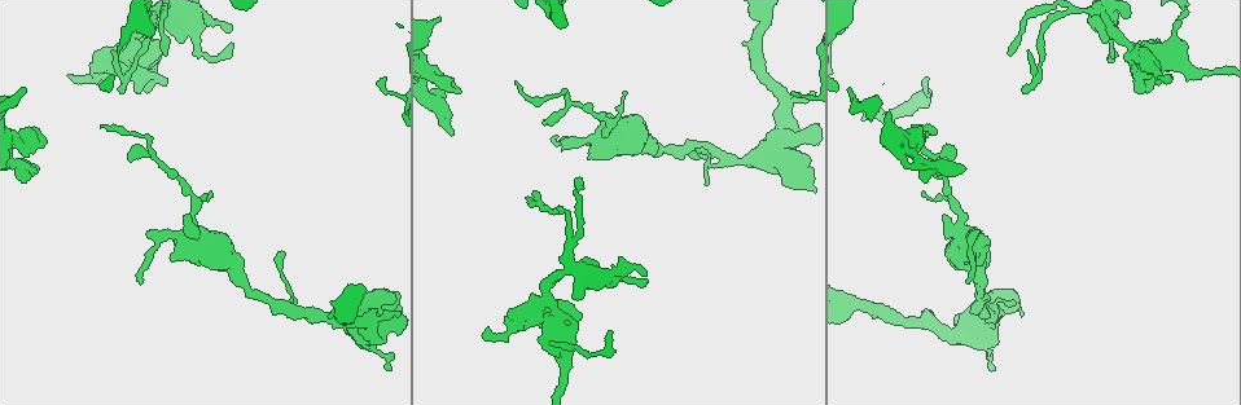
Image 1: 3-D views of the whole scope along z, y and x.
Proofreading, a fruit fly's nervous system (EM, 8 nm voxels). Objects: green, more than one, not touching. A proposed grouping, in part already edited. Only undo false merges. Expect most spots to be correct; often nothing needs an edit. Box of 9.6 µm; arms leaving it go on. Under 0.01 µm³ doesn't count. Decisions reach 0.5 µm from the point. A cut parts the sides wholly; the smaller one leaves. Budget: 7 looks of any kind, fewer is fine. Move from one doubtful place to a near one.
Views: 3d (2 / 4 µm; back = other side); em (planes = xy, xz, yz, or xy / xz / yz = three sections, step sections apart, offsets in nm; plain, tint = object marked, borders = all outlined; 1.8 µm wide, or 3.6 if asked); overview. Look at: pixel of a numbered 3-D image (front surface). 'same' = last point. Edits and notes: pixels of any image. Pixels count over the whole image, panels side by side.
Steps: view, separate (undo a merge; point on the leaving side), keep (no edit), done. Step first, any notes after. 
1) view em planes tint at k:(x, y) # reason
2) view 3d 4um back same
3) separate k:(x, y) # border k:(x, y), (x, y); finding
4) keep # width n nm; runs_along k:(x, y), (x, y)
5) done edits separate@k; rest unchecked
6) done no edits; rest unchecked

view 3d 4um at 1:(378, 311) # thick turns thin

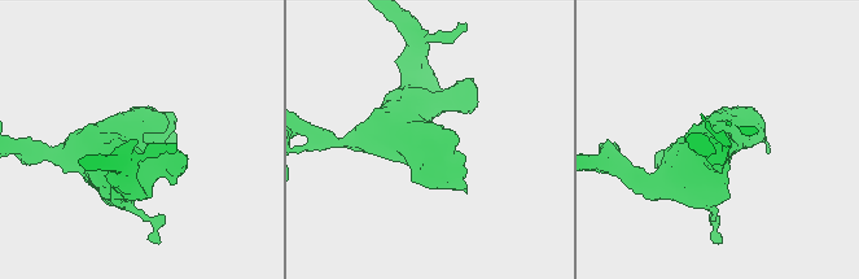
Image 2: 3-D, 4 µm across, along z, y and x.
view em 3.6um planes tint at 2:(428, 133) # need the tissue

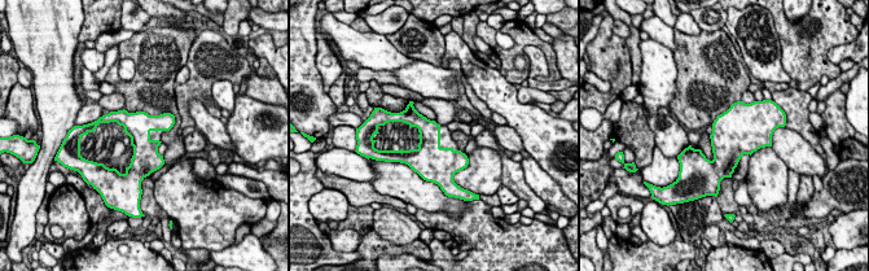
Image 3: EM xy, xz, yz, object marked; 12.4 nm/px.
keep # one cell here

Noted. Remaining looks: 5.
view 3d 4um at 1:(547, 319) # four or more arms meet

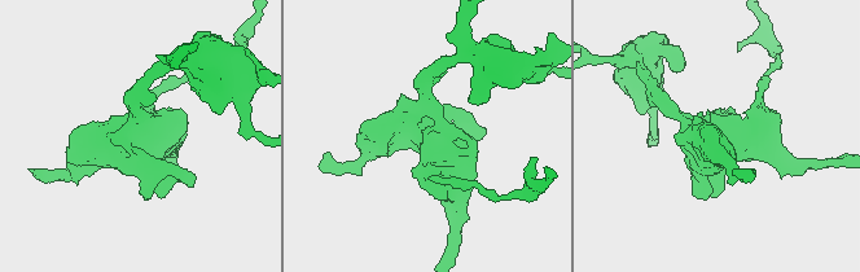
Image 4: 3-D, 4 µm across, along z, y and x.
view em 3.6um planes tint at 4:(139, 143)

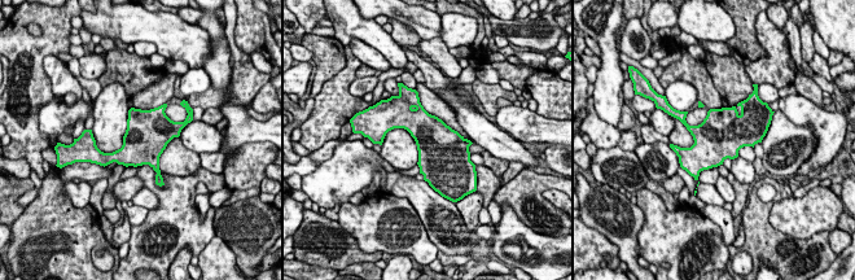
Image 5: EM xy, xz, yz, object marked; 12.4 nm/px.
keep # width 500 nm; continuous, no second cell

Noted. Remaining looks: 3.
view 3d 4um at 1:(294, 310) # three arms meet

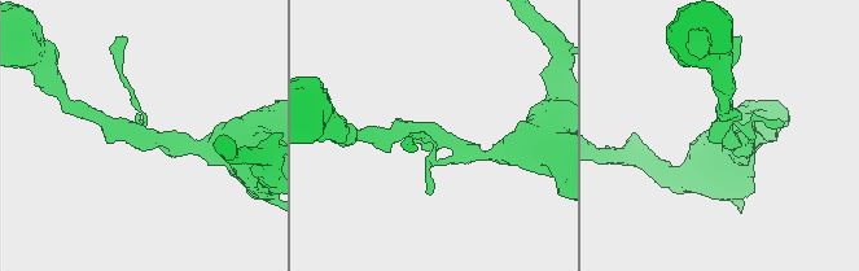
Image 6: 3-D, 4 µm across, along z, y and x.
view em 3.6um planes tint at 6:(727, 136)

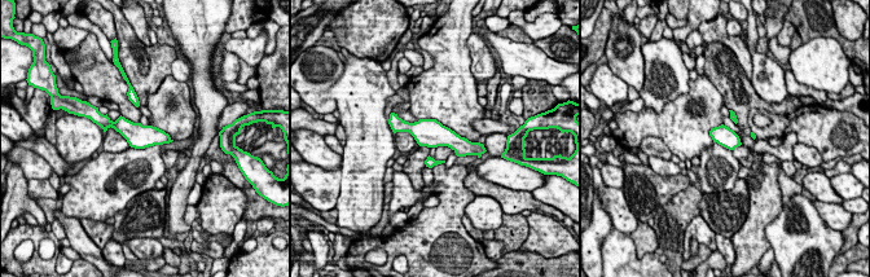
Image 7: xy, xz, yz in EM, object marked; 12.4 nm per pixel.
keep # width 240 nm; runs_along 7:(399, 127), (470, 146); all the same cell

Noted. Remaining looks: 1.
done no edits; rest unchecked

